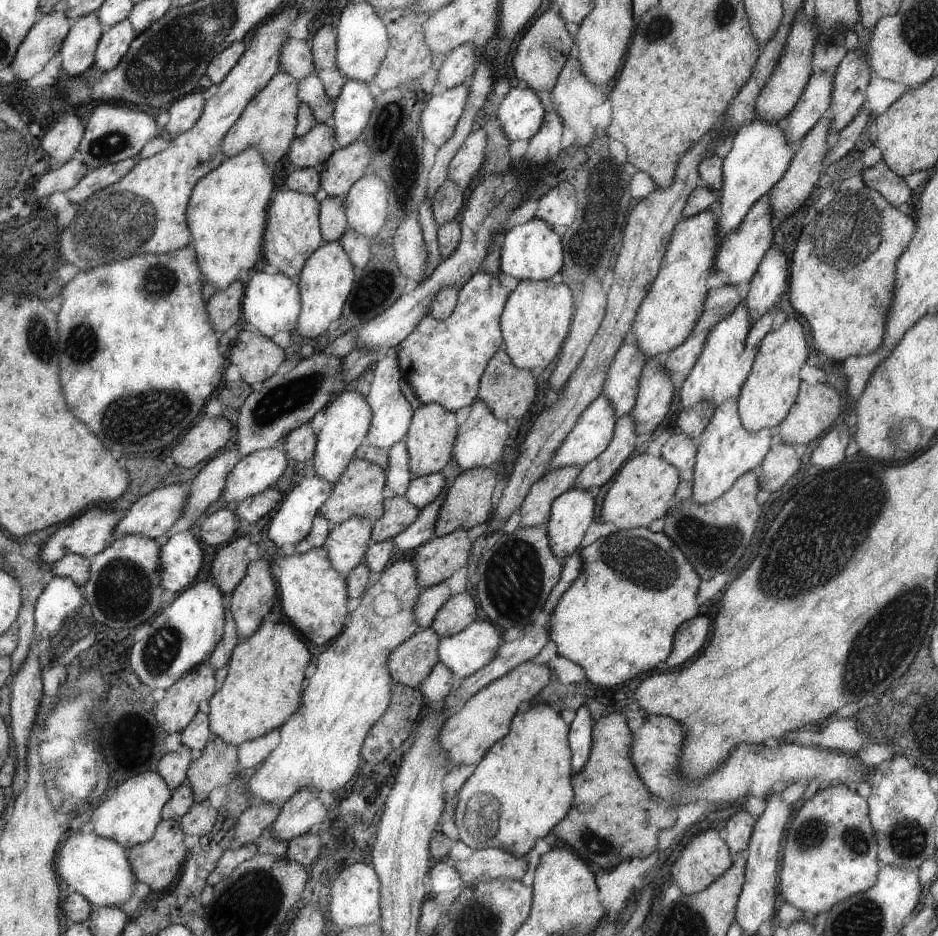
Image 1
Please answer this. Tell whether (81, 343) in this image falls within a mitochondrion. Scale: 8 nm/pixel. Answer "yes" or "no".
yes

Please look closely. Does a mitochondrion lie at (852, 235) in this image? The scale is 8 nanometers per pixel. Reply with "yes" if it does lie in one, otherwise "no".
yes

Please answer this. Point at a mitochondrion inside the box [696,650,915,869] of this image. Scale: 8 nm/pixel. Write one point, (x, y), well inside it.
(809, 834)

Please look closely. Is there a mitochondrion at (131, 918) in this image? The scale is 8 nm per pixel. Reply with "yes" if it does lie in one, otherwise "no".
no

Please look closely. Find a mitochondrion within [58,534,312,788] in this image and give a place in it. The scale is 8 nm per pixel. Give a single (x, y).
(123, 589)

